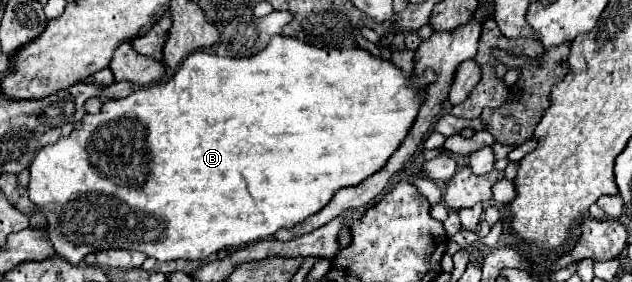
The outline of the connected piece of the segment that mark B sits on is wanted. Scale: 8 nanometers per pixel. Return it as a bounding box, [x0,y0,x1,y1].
[29,36,435,264]

